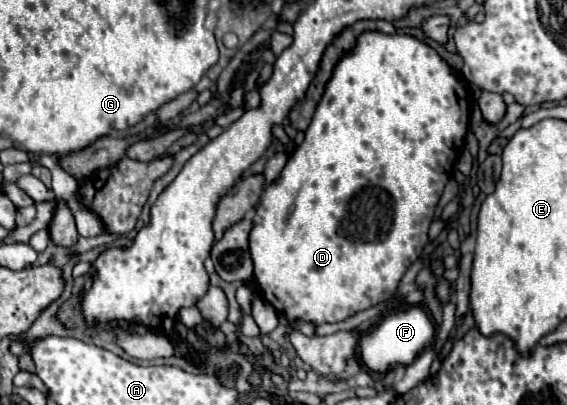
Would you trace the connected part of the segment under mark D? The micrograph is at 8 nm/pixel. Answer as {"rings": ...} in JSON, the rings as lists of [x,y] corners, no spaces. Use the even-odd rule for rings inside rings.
{"rings":[[[380,31],[360,33],[356,39],[356,45],[348,53],[344,53],[340,57],[340,61],[336,63],[332,77],[326,83],[324,95],[316,107],[316,113],[312,117],[312,123],[306,129],[304,141],[290,155],[280,177],[264,189],[264,195],[256,209],[254,229],[250,233],[250,253],[254,259],[254,279],[258,281],[264,299],[286,321],[304,319],[304,321],[312,321],[316,325],[344,321],[358,311],[364,311],[376,303],[386,301],[398,289],[402,275],[420,257],[422,249],[428,243],[428,227],[432,223],[436,205],[442,197],[444,185],[450,177],[458,151],[462,149],[464,137],[468,133],[468,121],[470,121],[468,89],[464,87],[462,79],[456,73],[452,73],[452,67],[436,53],[434,47],[430,47],[428,43],[424,43],[412,35],[402,35],[402,33],[392,33],[392,35],[380,33]]]}

